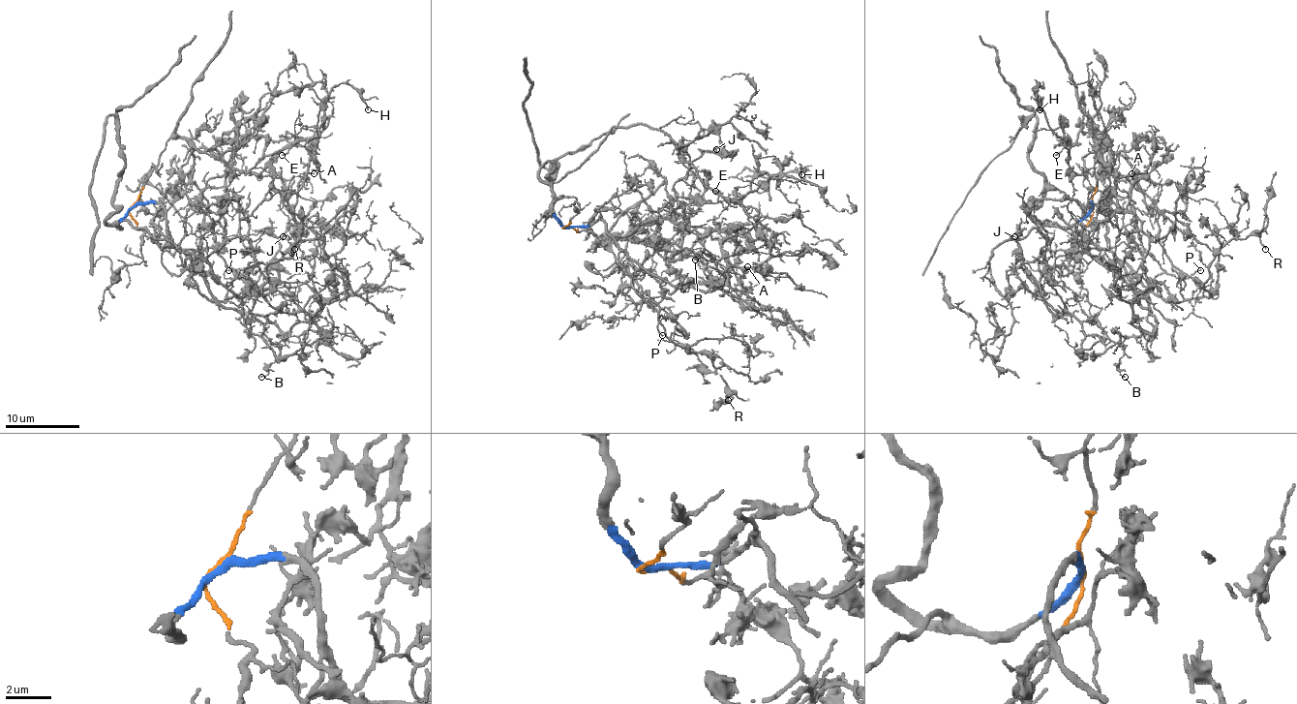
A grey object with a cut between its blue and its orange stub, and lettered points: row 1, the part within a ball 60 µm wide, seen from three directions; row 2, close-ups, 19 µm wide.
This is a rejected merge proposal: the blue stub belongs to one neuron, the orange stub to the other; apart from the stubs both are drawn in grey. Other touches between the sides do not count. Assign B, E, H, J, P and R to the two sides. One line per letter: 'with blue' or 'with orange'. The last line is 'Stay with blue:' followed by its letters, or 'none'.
B: with blue
E: with orange
H: with orange
J: with blue
P: with blue
R: with blue
Stay with blue: B, J, P, R

